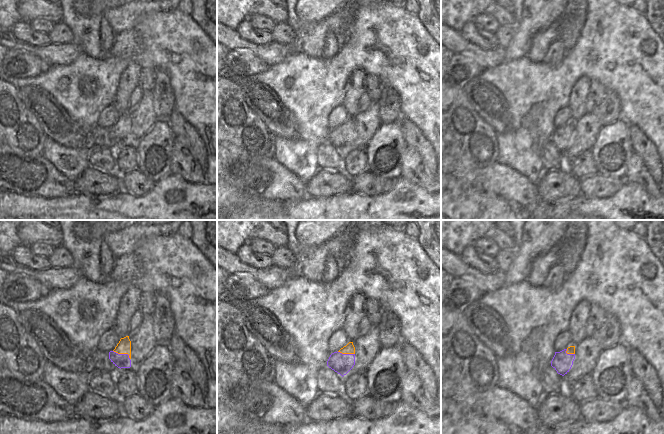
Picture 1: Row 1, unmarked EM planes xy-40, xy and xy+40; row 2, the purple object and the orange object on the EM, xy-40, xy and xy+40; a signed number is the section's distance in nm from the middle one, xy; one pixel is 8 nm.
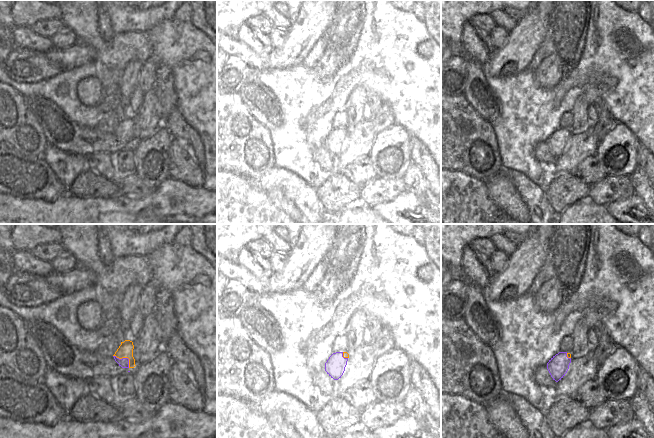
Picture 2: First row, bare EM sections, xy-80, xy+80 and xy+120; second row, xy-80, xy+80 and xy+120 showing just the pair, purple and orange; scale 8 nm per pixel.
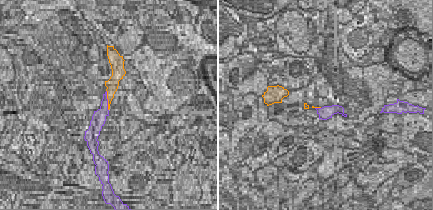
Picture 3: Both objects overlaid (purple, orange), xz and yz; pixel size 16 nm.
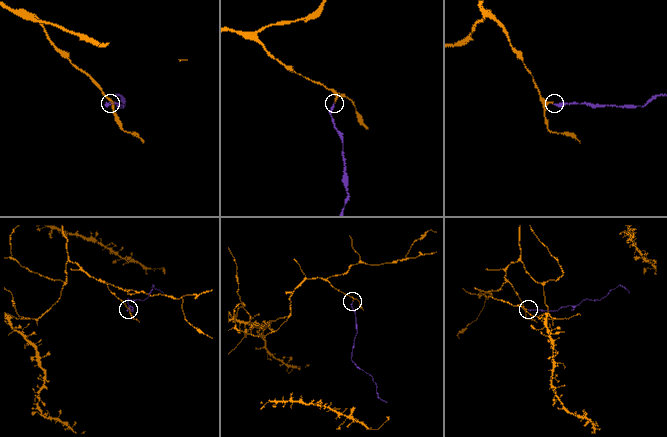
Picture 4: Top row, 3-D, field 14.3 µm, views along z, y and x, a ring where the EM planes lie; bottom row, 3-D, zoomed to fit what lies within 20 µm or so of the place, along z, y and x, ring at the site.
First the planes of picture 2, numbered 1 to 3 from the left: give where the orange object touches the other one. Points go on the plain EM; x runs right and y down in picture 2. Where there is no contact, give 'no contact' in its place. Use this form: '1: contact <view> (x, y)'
1: contact xy-80 (125, 134)
2: contact xy+80 (342, 132)
3: contact xy+120 (566, 132)

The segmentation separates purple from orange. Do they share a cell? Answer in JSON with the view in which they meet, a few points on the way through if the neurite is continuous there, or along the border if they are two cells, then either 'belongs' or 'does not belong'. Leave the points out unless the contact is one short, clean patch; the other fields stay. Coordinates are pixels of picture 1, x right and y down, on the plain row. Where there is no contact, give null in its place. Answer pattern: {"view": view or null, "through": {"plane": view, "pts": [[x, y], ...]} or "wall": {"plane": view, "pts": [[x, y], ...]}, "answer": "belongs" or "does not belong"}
{"view": "xy-40", "through": {"plane": "xy-40", "pts": [[120, 136], [122, 130], [124, 122]]}, "answer": "belongs"}

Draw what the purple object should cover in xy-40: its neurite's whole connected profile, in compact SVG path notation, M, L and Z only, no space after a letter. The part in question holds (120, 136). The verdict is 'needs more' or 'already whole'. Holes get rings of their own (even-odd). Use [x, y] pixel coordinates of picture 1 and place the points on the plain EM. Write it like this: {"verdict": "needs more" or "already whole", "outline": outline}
{"verdict": "needs more", "outline": "M129 112L120 115L115 125L109 128L109 135L120 145L131 143L131 117Z"}

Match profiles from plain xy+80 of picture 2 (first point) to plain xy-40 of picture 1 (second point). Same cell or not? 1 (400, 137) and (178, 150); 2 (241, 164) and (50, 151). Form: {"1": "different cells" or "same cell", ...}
{"1": "different cells", "2": "different cells"}

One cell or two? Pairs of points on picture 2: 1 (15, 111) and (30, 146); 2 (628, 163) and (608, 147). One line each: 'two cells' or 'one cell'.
1: one cell
2: one cell

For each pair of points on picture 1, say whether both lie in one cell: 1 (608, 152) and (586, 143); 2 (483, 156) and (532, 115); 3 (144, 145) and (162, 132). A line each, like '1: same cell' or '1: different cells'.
1: different cells
2: different cells
3: same cell

